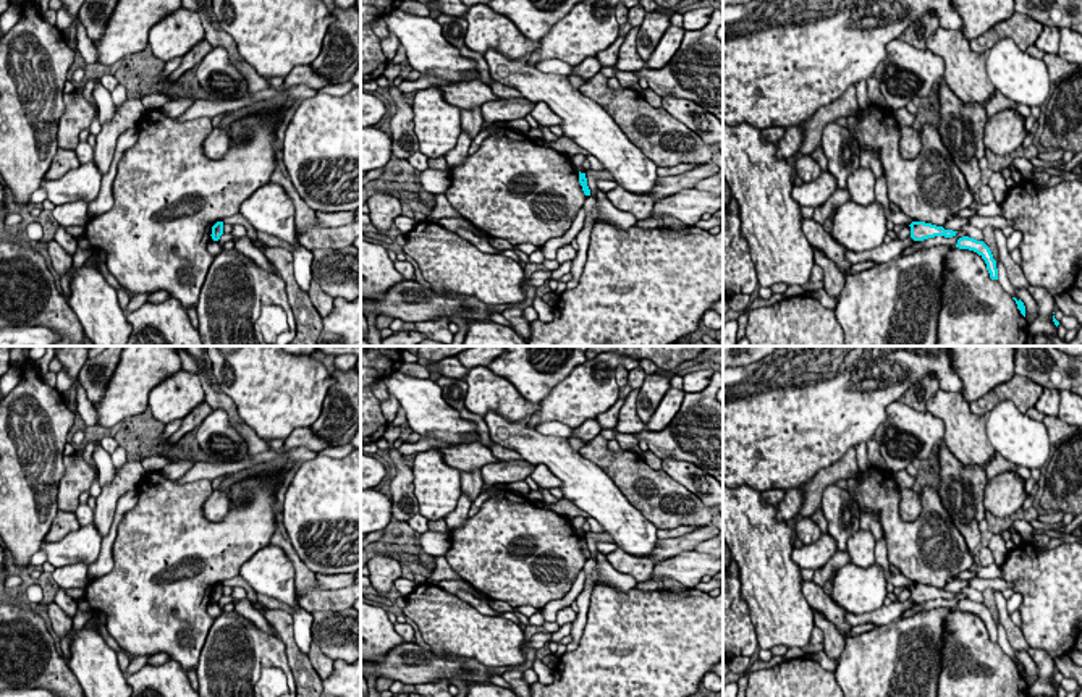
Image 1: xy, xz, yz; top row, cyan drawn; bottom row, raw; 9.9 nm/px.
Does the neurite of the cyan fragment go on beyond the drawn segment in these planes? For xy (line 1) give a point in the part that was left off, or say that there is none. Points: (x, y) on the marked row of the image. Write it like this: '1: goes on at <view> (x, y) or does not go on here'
1: does not go on here

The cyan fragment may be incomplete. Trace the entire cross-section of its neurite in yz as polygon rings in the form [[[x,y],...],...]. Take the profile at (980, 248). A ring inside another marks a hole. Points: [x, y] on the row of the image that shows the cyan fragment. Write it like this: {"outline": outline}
{"outline": [[[962,236],[957,239],[956,247],[977,252],[985,260],[990,278],[998,280],[996,260],[993,259],[990,247],[983,241],[977,241],[974,238]]]}

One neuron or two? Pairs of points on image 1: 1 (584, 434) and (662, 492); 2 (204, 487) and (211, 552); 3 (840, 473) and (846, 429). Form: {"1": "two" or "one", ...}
{"1": "two", "2": "one", "3": "two"}

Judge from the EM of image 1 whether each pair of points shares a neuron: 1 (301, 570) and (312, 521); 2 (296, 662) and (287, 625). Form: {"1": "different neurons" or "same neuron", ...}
{"1": "different neurons", "2": "same neuron"}

